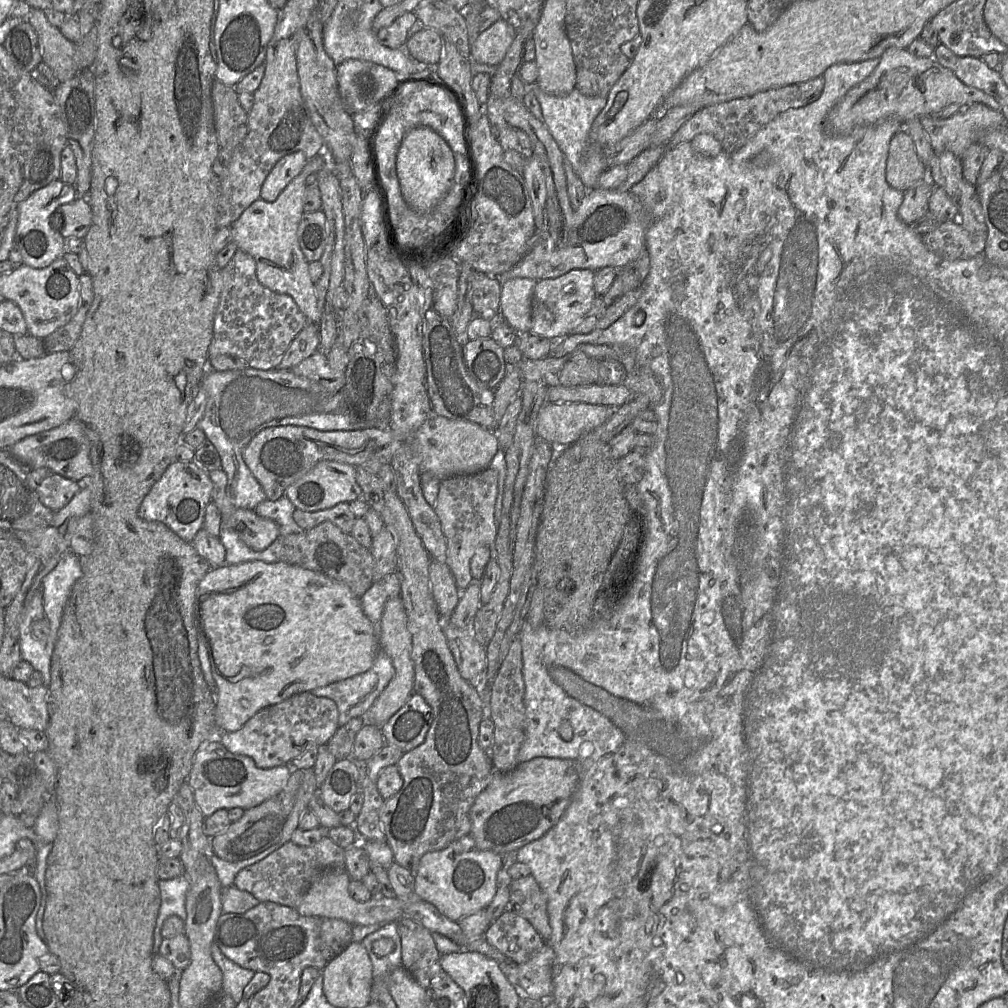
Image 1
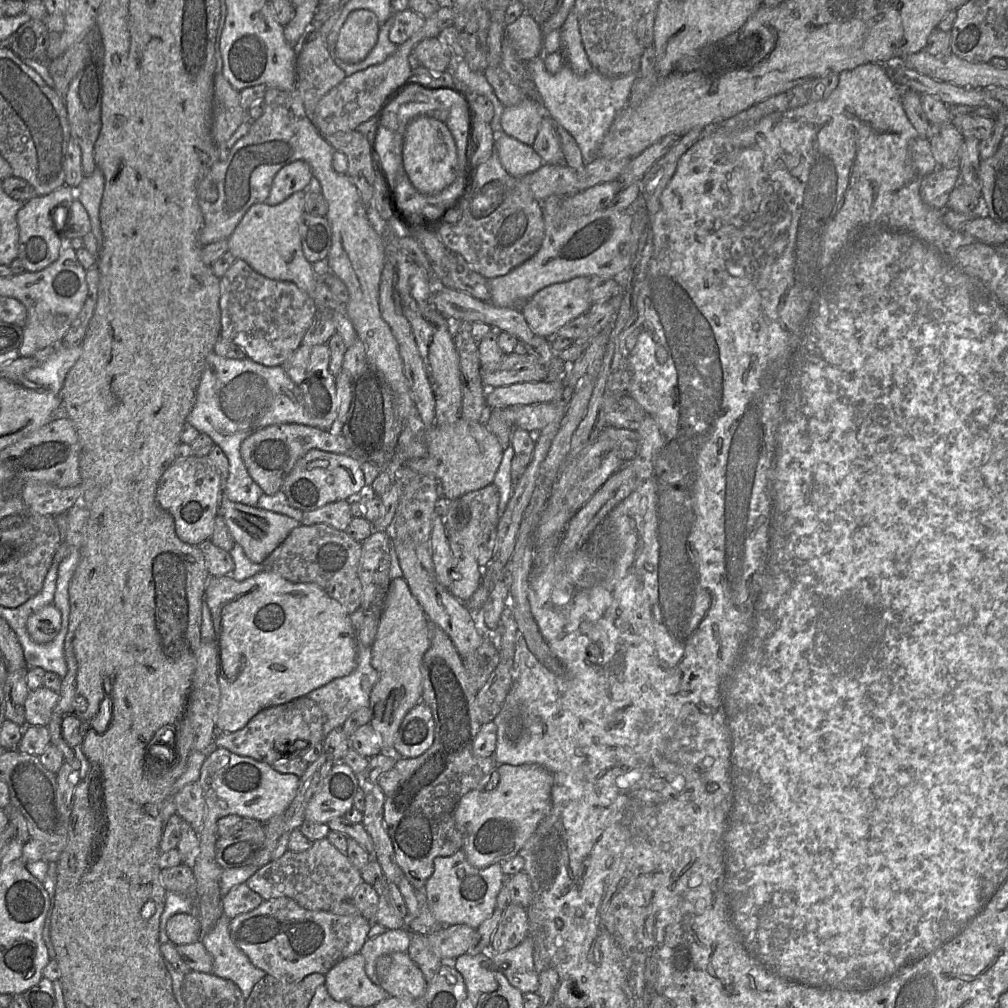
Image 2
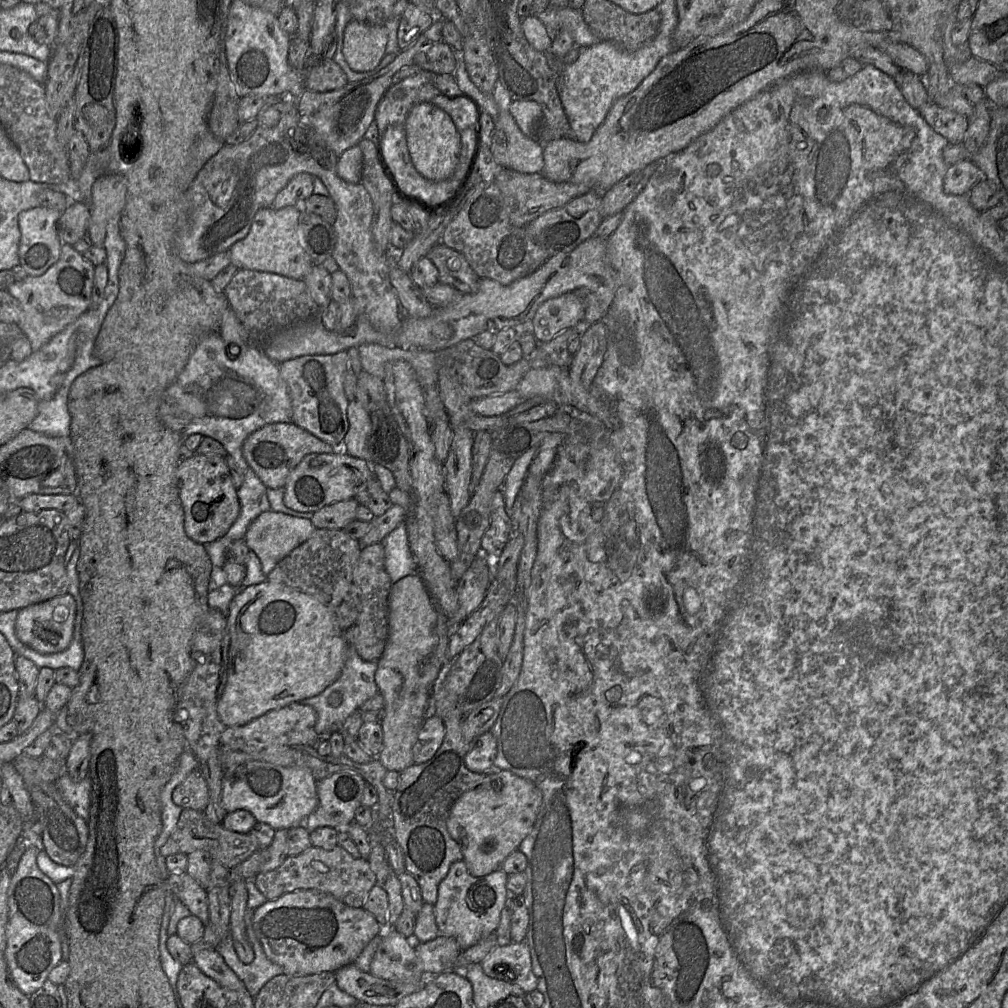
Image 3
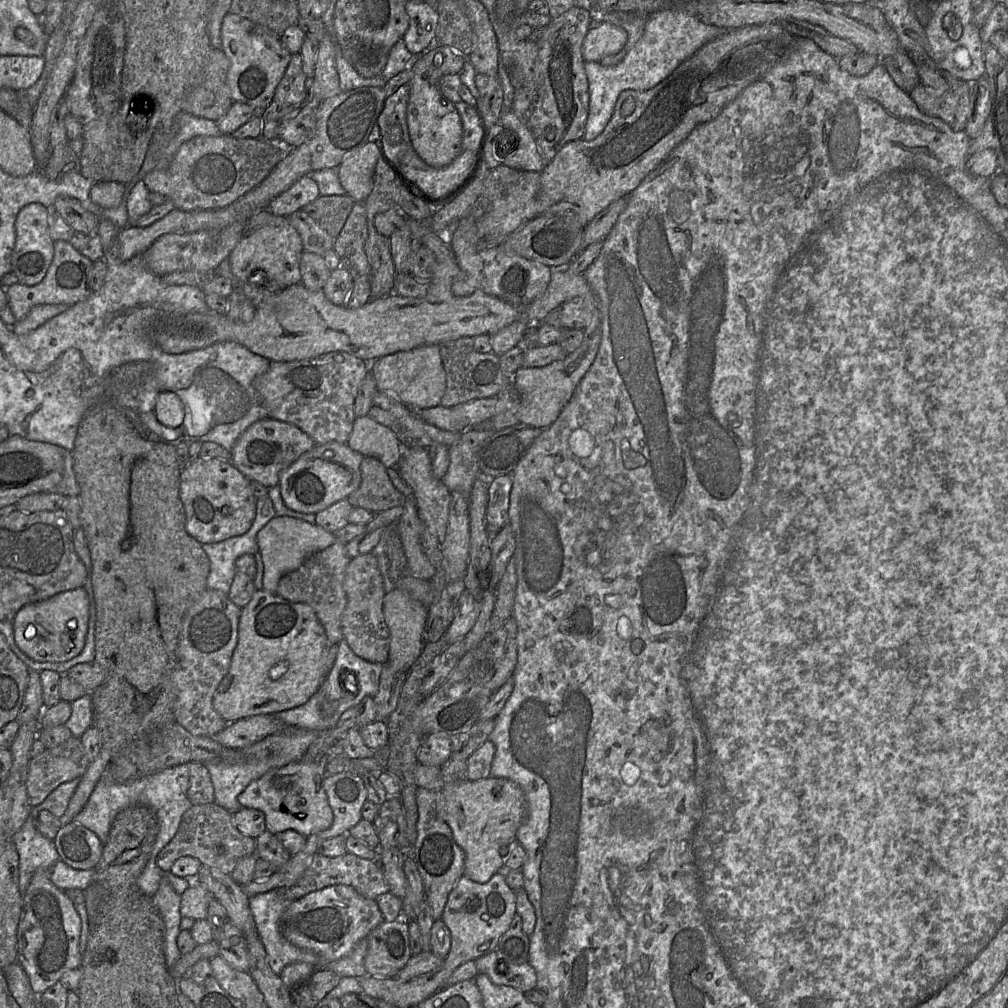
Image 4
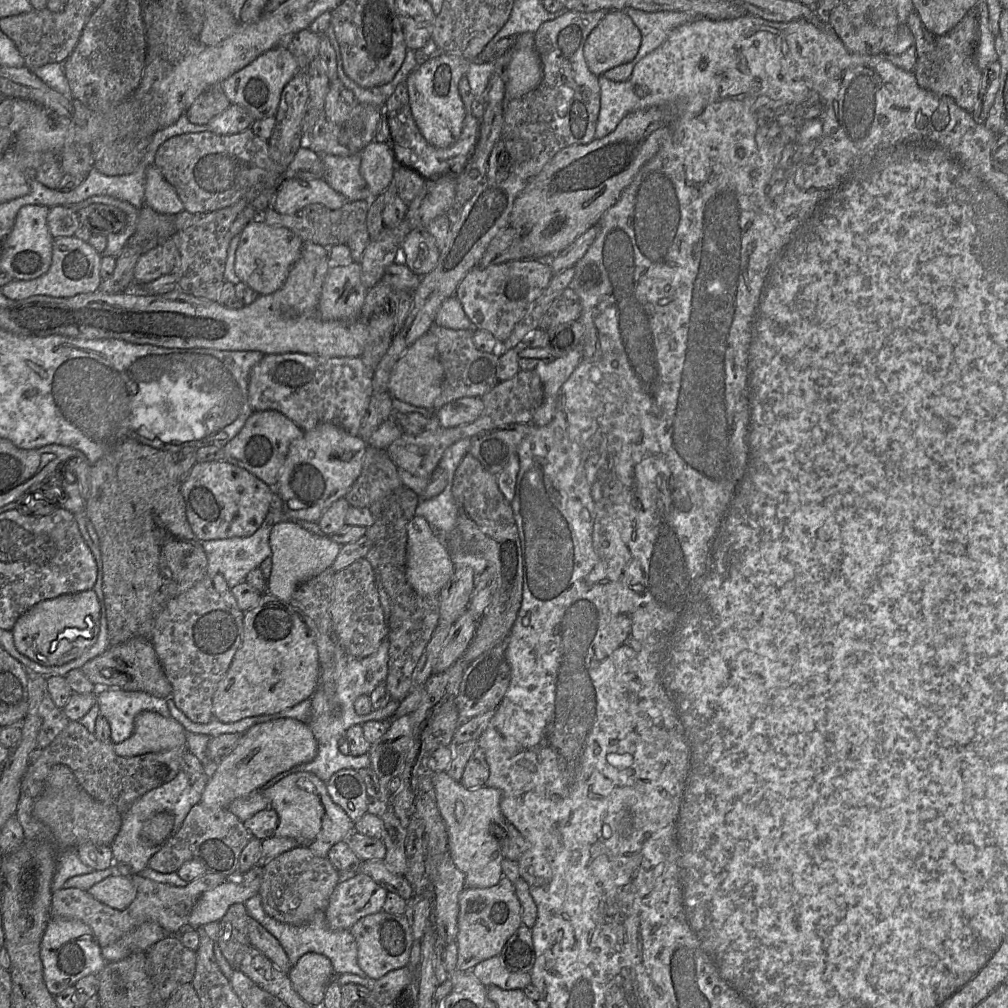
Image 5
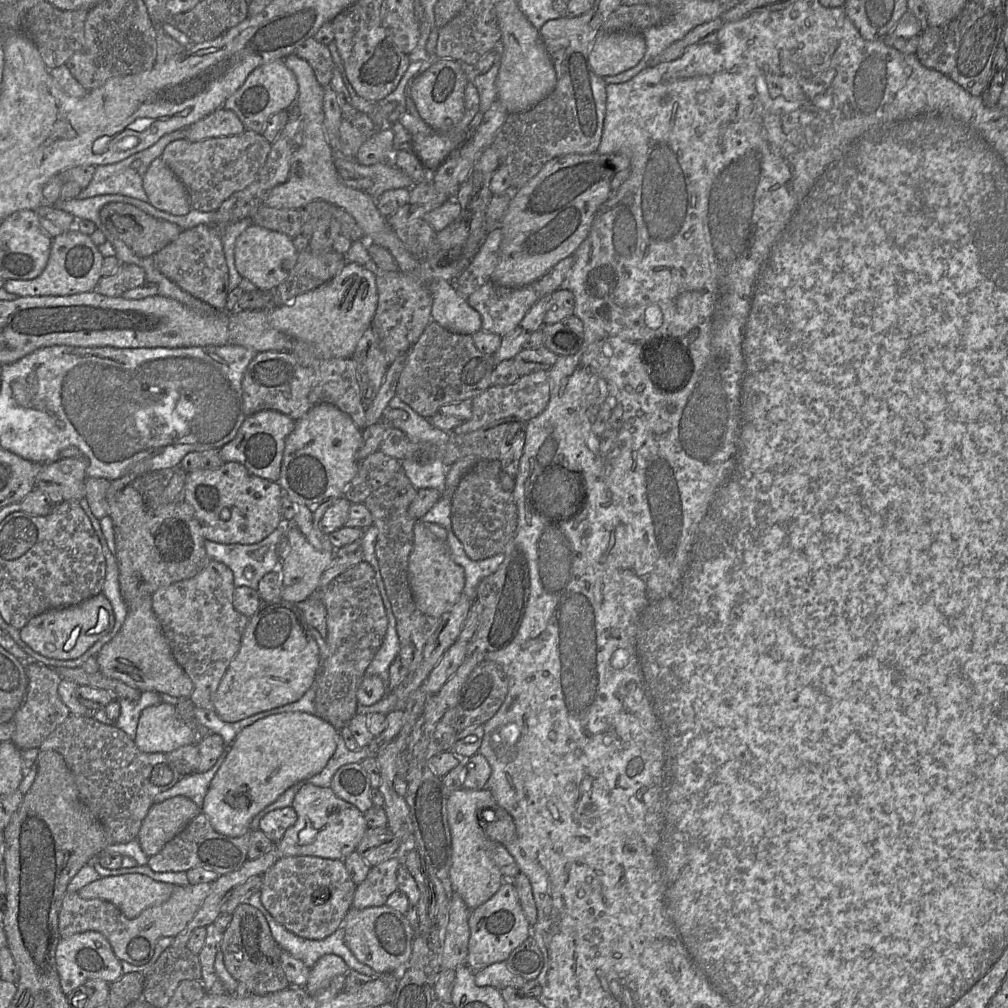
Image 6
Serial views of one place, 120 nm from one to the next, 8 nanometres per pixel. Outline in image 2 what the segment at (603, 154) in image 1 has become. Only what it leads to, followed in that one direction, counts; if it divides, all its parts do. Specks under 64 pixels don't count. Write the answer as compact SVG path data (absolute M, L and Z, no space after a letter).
M543 49L538 57L527 62L531 78L548 115L571 134L585 164L590 163L598 157L600 144L616 115L627 105L637 73L609 78L592 69L585 75L577 75L568 63L560 71L550 73L544 63L548 55Z

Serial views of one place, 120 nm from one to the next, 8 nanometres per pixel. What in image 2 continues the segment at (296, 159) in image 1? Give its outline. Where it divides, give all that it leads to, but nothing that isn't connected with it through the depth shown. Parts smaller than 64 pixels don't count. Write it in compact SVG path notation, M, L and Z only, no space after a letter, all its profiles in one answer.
M297 160L285 165L275 175L265 203L277 205L293 193L306 190L312 177L309 164L303 160Z

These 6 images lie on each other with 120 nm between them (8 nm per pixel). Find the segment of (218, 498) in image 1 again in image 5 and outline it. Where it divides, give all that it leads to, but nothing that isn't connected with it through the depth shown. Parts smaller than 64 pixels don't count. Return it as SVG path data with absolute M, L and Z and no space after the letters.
M289 520L273 526L269 536L269 545L272 570L267 580L265 593L287 602L290 602L293 593L301 583L331 568L341 550L341 545L329 536L315 535L299 523Z

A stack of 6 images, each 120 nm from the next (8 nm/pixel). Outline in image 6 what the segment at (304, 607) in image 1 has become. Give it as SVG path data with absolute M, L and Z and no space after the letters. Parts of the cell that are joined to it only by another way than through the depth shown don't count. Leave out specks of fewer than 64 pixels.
M263 602L248 620L238 652L215 692L213 709L225 722L237 722L301 699L315 679L319 647L297 604Z

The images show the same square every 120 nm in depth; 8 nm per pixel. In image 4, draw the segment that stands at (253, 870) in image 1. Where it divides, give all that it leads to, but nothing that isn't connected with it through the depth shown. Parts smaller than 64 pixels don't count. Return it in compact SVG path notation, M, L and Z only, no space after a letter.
M349 852L338 857L327 857L323 854L316 853L313 856L310 866L293 885L276 889L276 891L284 900L295 901L311 892L333 885L351 886L365 898L374 900L384 893L389 893L389 885L384 879L377 861L363 859Z

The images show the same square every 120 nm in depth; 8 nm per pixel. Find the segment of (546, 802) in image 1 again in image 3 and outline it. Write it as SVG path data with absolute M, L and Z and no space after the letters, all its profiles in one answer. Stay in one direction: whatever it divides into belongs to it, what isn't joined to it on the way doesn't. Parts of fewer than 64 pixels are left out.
M508 770L486 775L478 786L462 793L450 809L447 829L460 845L470 875L483 877L499 869L531 832L541 805L540 789Z

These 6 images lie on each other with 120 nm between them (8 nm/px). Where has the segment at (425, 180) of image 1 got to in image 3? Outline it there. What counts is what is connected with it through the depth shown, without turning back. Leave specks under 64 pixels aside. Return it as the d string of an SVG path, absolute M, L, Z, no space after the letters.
M431 102L414 105L407 115L405 131L411 160L423 177L431 181L442 181L453 174L459 161L460 134L444 110Z

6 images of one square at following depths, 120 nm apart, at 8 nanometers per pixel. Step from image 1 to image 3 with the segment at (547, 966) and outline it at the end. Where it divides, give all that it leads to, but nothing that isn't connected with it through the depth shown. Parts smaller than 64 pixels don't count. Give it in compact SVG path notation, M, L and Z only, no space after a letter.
M525 941L495 946L480 964L487 976L518 985L526 994L537 989Z

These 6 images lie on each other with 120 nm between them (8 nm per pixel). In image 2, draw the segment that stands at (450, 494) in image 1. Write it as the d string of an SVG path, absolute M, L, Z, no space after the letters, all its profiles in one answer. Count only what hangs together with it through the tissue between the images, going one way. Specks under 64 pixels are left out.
M491 483L479 490L464 494L460 499L468 506L470 519L463 529L447 535L454 558L453 581L448 590L454 597L466 604L481 582L483 568L477 562L479 546L483 538L497 528L500 519L497 510L499 493L496 486Z

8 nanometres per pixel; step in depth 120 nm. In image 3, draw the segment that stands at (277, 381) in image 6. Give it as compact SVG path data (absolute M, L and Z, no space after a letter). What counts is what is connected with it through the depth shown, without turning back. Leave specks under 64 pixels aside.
M341 351L331 355L306 355L278 364L291 397L292 422L334 448L341 448L349 430L344 380L349 354Z

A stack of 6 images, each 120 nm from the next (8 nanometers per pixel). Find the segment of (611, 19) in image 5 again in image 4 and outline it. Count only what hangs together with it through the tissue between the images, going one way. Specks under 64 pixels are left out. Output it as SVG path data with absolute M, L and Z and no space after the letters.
M611 21L594 23L583 42L585 62L599 62L602 58L619 53L626 45L627 31Z

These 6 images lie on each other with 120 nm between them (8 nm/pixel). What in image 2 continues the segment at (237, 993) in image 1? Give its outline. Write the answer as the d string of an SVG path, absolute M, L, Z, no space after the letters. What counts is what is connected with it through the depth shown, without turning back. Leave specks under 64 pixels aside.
M222 915L211 931L202 936L200 941L213 958L212 974L234 982L247 998L253 986L266 976L266 973L254 966L236 946L230 936L230 920Z

